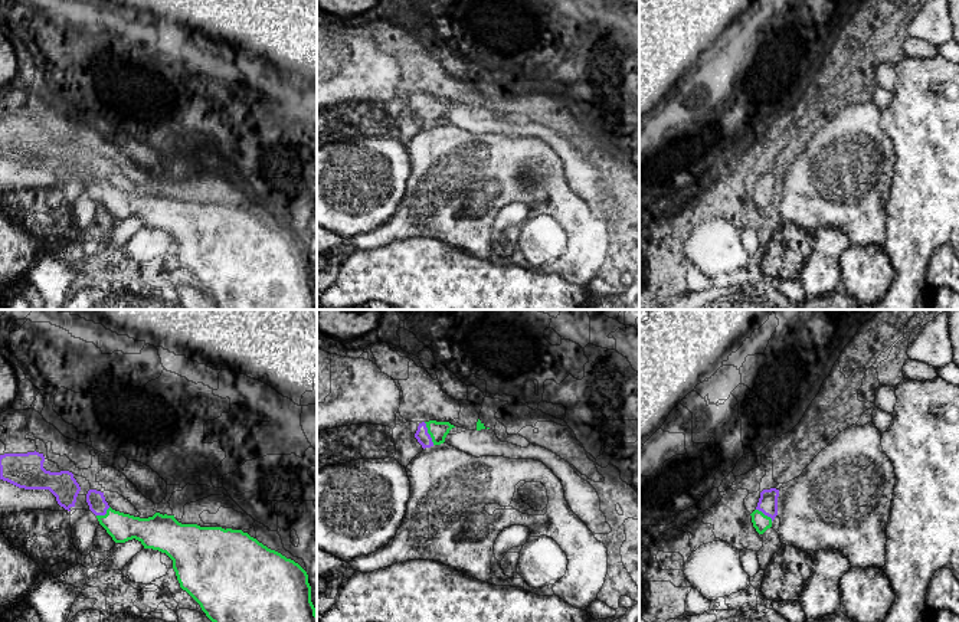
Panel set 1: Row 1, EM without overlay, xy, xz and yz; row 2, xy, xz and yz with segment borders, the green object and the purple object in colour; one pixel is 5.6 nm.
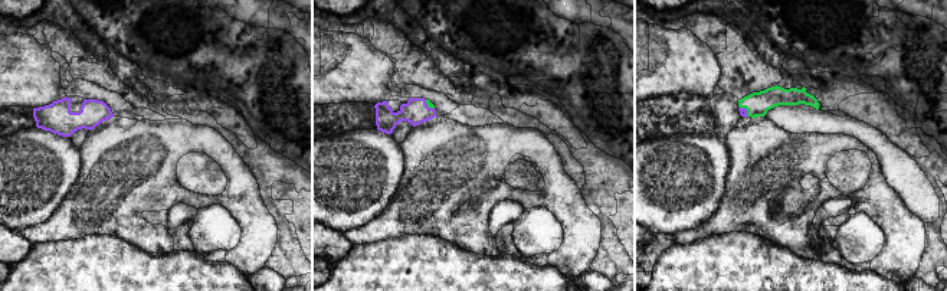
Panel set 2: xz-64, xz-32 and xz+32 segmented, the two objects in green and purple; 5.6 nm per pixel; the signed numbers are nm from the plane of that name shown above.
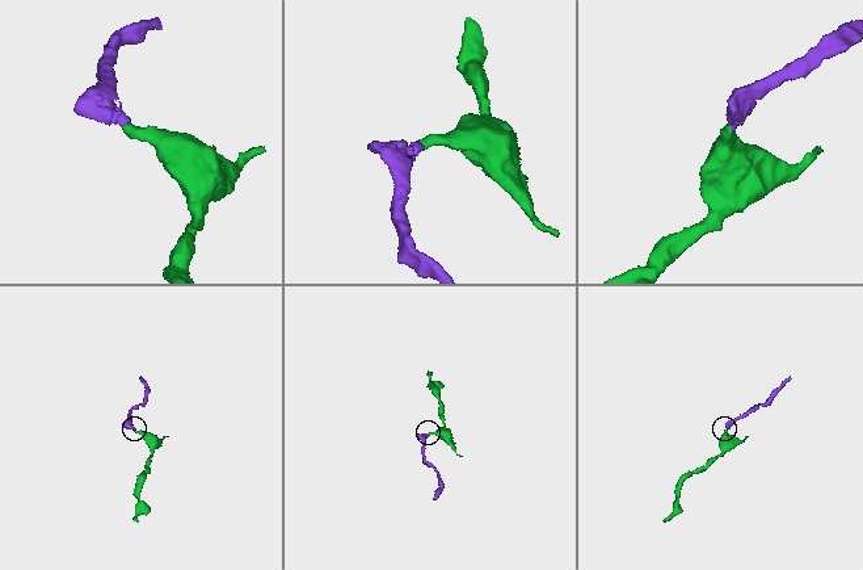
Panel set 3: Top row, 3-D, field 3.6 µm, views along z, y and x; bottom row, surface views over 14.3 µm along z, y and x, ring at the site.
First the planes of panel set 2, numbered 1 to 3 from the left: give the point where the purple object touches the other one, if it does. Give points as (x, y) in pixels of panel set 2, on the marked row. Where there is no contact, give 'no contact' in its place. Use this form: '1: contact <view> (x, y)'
1: no contact
2: contact xz-32 (428, 105)
3: contact xz+32 (746, 108)

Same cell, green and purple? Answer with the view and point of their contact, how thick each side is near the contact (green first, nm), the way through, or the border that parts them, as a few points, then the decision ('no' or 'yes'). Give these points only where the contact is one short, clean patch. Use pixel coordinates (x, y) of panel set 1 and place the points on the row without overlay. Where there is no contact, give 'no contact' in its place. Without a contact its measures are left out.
contact xz (428, 110); calibres 110 and 80 nm; way xz (438, 108), (428, 110), (424, 115); yes

